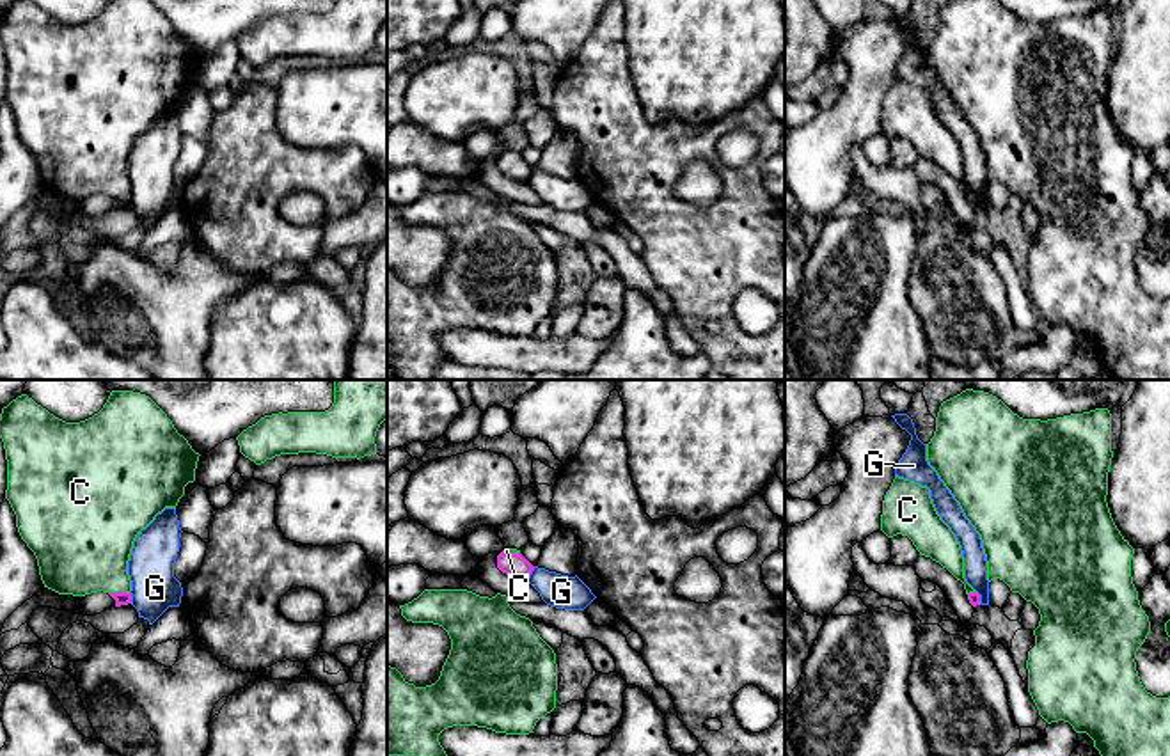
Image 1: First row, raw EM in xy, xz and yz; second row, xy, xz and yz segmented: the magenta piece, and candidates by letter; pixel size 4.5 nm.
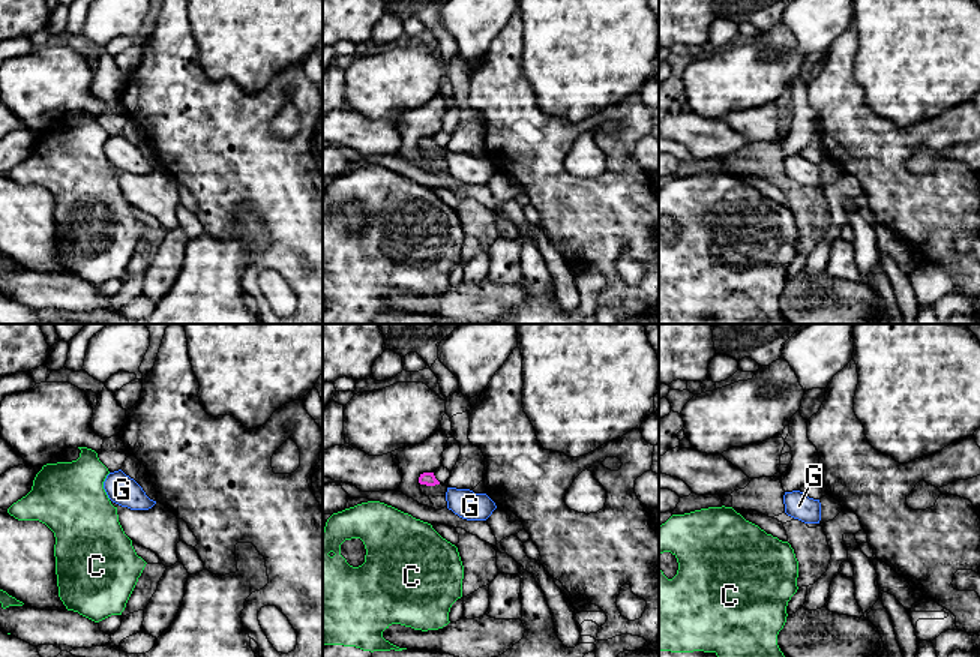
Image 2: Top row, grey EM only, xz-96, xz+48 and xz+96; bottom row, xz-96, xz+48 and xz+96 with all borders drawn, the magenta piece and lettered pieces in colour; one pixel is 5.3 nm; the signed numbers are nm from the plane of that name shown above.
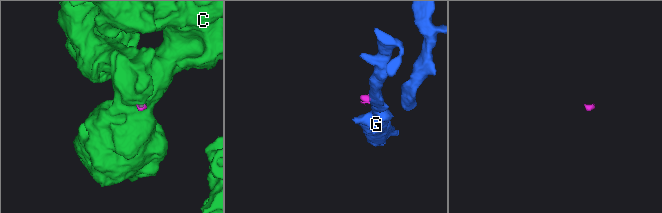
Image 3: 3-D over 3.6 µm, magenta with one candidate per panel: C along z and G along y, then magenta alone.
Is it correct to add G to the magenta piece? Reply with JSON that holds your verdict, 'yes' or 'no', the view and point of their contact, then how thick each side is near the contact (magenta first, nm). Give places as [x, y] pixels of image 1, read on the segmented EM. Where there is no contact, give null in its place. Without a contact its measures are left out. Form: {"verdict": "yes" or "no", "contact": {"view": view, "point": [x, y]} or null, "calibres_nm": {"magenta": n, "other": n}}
{"verdict": "no", "contact": {"view": "xz", "point": [529, 574]}, "calibres_nm": {"magenta": 110, "other": 160}}

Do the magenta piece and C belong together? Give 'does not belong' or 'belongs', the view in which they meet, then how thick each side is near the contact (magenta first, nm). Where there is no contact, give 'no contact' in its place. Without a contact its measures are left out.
belongs | xy | 60/400 nm

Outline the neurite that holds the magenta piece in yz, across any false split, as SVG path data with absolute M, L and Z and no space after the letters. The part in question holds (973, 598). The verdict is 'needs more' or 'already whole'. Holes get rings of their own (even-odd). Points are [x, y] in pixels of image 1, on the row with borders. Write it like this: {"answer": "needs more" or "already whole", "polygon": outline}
{"answer": "needs more", "polygon": "M895 476L882 500L881 531L888 538L907 536L920 555L939 563L964 584L973 607L980 605L980 595L964 579L961 545L937 515L927 486Z"}

